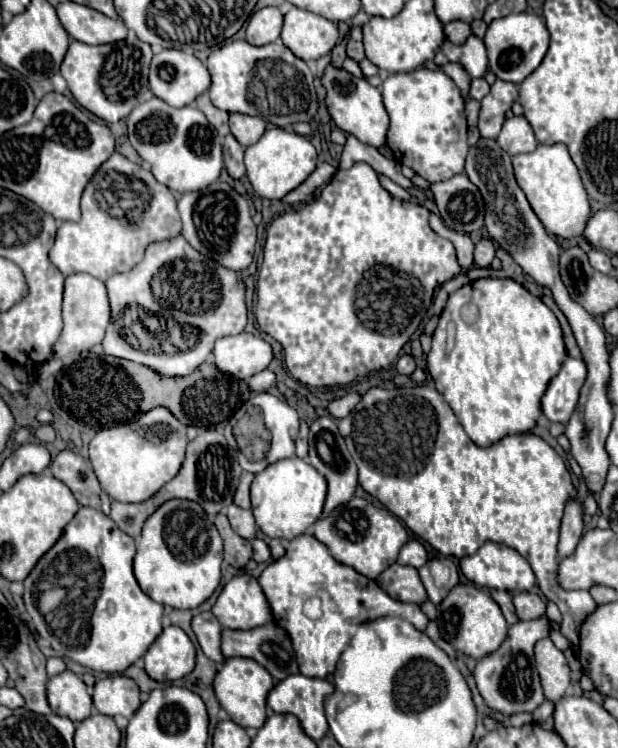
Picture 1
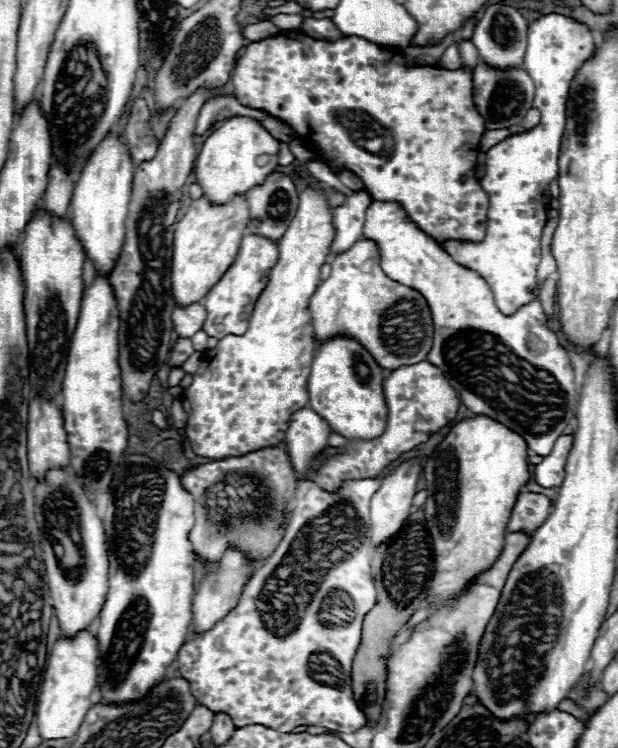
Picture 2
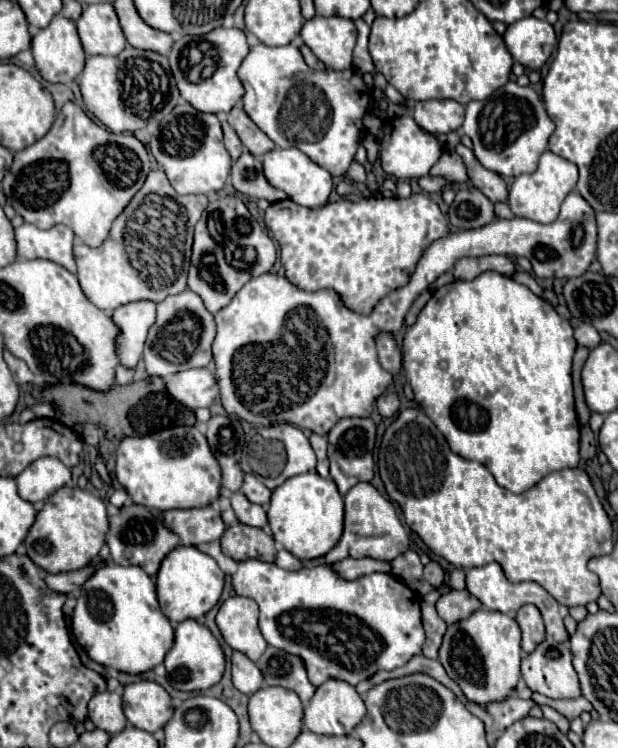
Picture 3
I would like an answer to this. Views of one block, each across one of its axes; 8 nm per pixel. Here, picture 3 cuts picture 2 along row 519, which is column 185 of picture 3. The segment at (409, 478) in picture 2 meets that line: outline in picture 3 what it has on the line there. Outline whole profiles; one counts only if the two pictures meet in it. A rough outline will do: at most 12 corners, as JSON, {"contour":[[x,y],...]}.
{"contour":[[208,368],[176,372],[166,390],[190,410],[218,396]]}

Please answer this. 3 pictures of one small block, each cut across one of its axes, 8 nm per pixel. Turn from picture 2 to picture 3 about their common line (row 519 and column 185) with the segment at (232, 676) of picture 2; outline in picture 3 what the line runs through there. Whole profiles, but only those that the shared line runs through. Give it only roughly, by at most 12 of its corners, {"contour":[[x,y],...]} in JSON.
{"contour":[[192,290],[158,304],[150,376],[206,368],[214,316]]}

